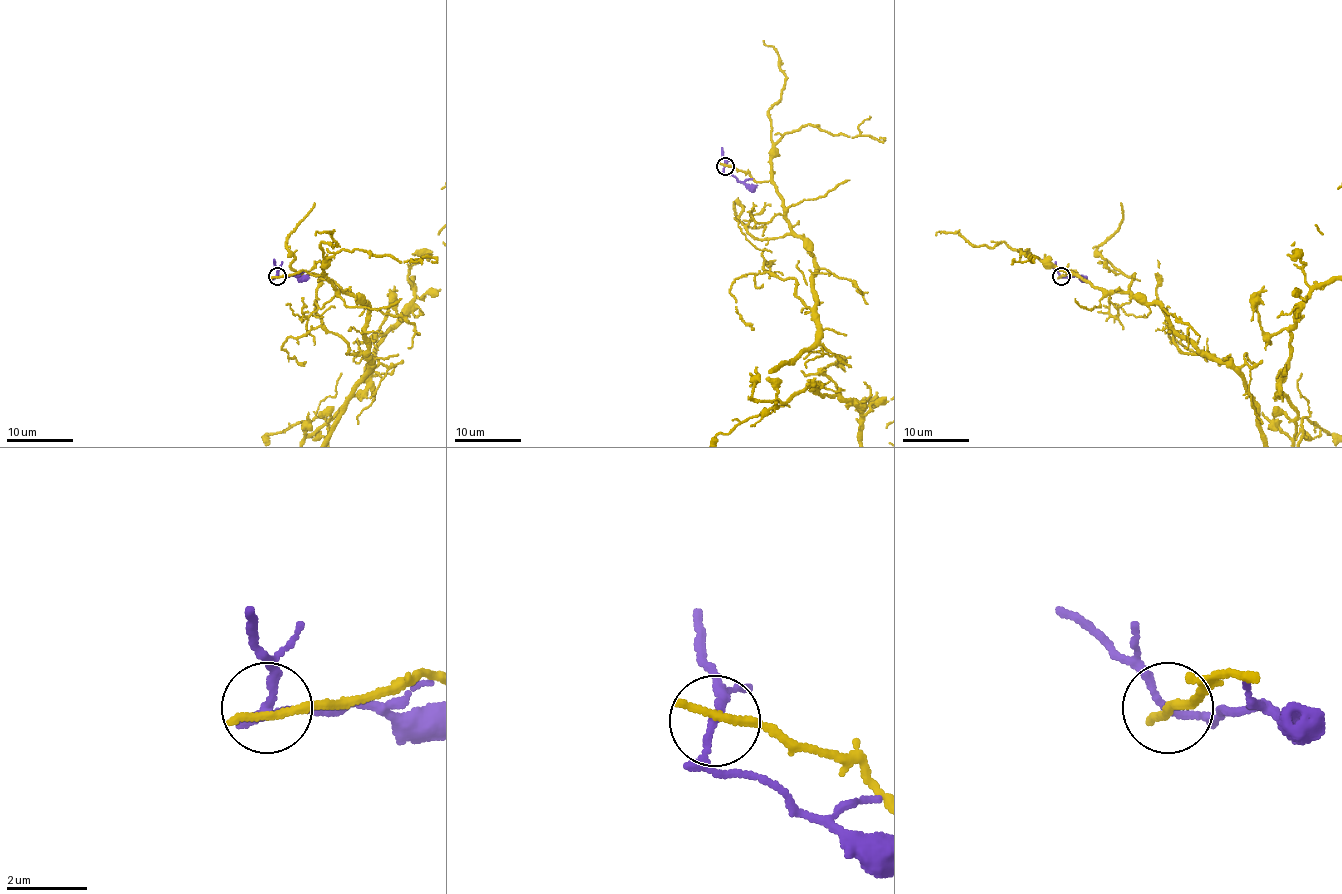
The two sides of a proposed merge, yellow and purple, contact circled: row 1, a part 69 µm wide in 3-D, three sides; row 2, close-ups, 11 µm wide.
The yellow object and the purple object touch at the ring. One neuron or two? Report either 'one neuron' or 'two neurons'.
two neurons

